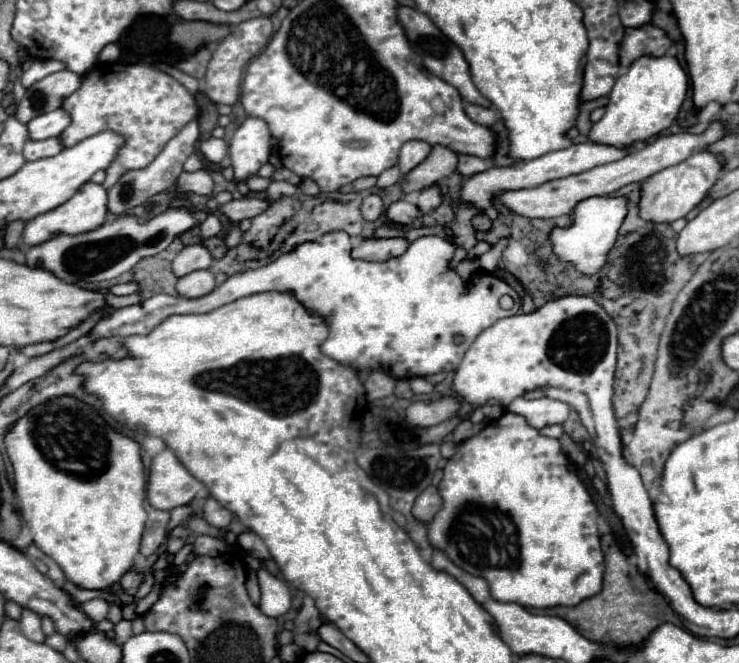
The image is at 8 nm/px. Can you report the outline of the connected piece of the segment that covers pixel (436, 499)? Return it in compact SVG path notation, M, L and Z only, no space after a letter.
M429 486L427 490L423 490L423 494L419 494L419 498L415 500L415 506L413 506L413 514L417 520L423 520L423 522L431 522L431 518L439 512L443 504L443 498L439 494L439 490L435 486Z

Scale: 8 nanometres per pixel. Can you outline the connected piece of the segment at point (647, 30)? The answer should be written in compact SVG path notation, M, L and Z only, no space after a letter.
M643 24L637 28L625 28L625 36L619 46L619 64L629 68L631 62L635 62L641 56L665 56L671 46L669 36L653 26L653 24Z

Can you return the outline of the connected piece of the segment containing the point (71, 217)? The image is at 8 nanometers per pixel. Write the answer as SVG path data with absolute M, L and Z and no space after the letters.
M85 182L65 204L27 222L25 230L23 230L23 244L37 246L39 242L47 242L47 238L53 238L55 234L75 236L75 234L83 234L87 230L95 230L105 222L105 216L107 216L107 190L101 184Z

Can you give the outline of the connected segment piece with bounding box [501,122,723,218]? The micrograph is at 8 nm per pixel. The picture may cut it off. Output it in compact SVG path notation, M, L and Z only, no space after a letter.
M713 122L703 134L671 134L671 136L659 136L647 144L643 144L639 150L633 150L633 154L627 154L625 158L621 158L619 162L611 162L611 164L603 164L597 168L591 168L587 172L575 174L575 176L567 176L567 178L559 178L559 180L551 180L543 186L537 188L527 188L527 190L511 190L511 192L503 192L501 194L501 202L525 216L525 218L557 218L563 214L571 214L573 208L587 198L593 196L611 196L613 192L617 192L619 188L633 184L633 182L643 182L647 180L651 174L675 166L679 162L683 162L685 158L689 158L693 152L707 148L709 144L713 144L715 140L719 140L723 136L723 126L719 122Z

